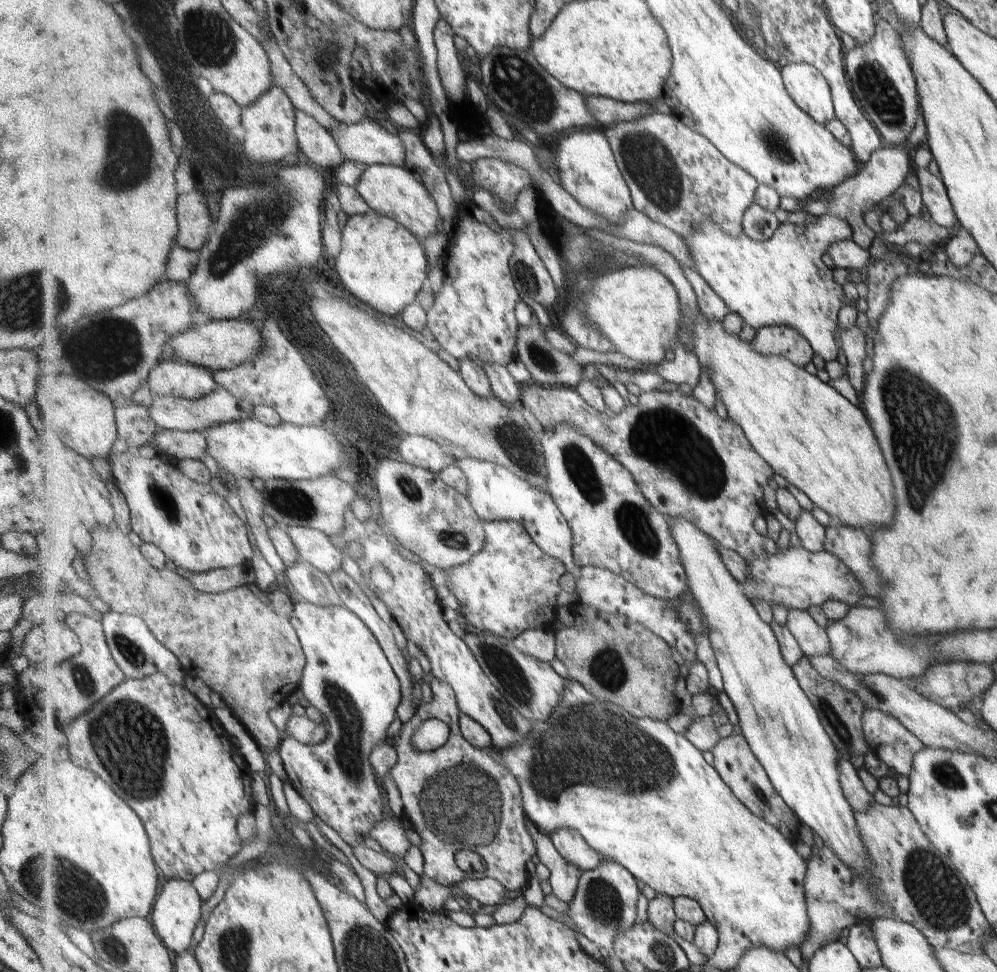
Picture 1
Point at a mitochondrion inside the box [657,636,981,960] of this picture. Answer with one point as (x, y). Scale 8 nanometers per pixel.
(942, 900)

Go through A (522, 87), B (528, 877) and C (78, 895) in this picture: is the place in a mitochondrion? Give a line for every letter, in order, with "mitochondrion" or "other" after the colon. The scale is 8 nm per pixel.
A: mitochondrion
B: other
C: mitochondrion

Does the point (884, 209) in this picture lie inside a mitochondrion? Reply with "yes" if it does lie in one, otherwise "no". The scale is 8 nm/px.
no

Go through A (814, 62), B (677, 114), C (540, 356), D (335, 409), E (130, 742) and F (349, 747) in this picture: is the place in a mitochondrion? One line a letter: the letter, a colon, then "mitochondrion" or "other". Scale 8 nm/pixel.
A: other
B: other
C: mitochondrion
D: other
E: mitochondrion
F: mitochondrion

